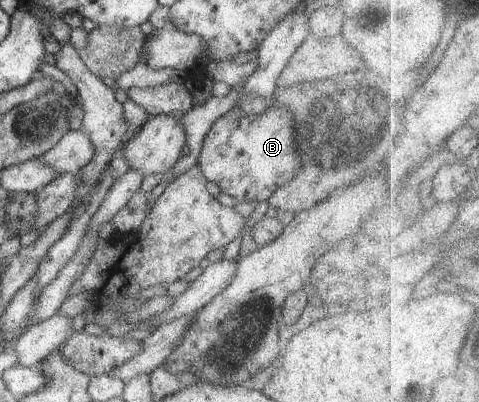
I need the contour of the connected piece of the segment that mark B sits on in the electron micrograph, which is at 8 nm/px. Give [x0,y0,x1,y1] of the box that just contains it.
[198,102,301,202]

